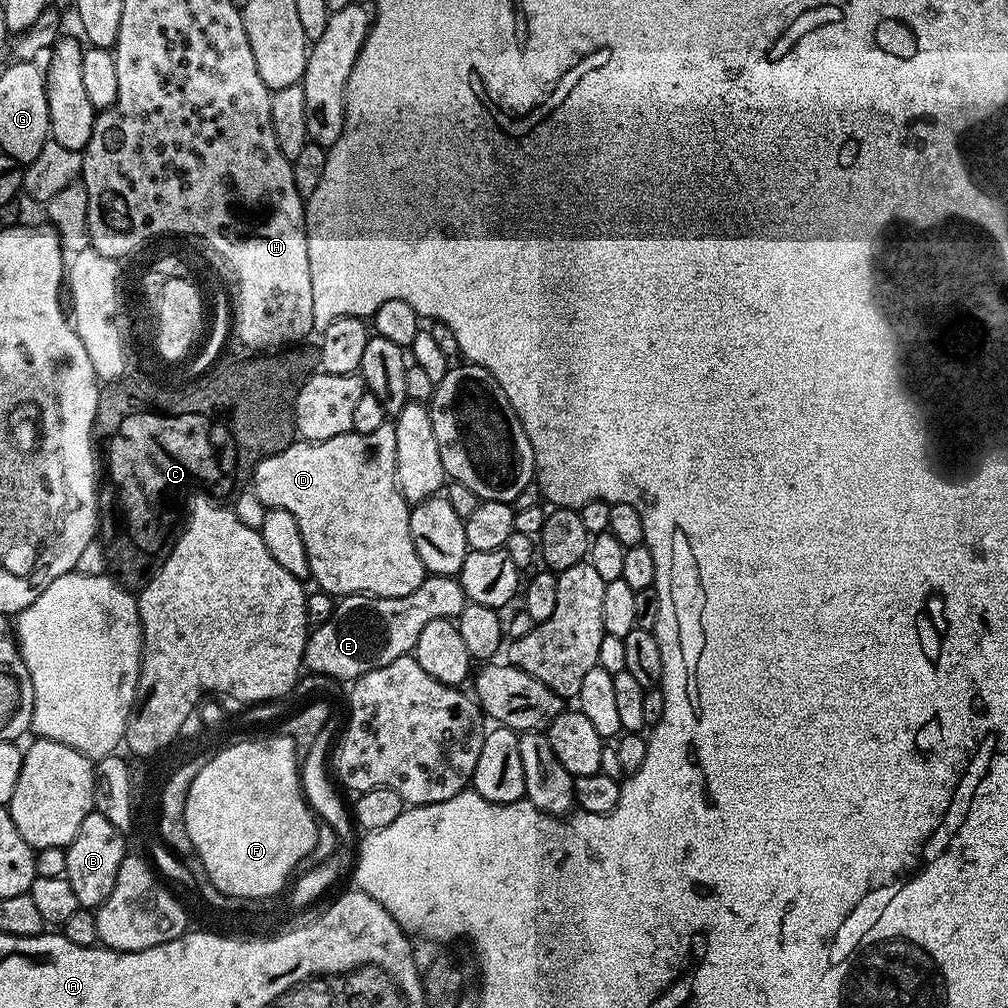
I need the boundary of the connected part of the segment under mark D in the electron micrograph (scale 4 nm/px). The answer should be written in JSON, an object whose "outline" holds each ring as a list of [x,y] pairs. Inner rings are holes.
{"outline":[[[386,422],[374,430],[374,434],[358,434],[351,431],[329,440],[315,442],[293,442],[286,450],[268,456],[256,467],[250,481],[256,497],[264,503],[264,507],[290,510],[294,514],[294,522],[298,522],[298,530],[302,530],[302,542],[306,542],[306,558],[310,562],[310,577],[316,580],[315,587],[321,592],[327,592],[333,598],[345,596],[385,596],[386,598],[402,598],[406,594],[414,594],[418,586],[422,586],[424,577],[424,563],[416,549],[416,537],[410,526],[410,505],[405,500],[396,481],[396,455],[394,454],[395,423]]]}

